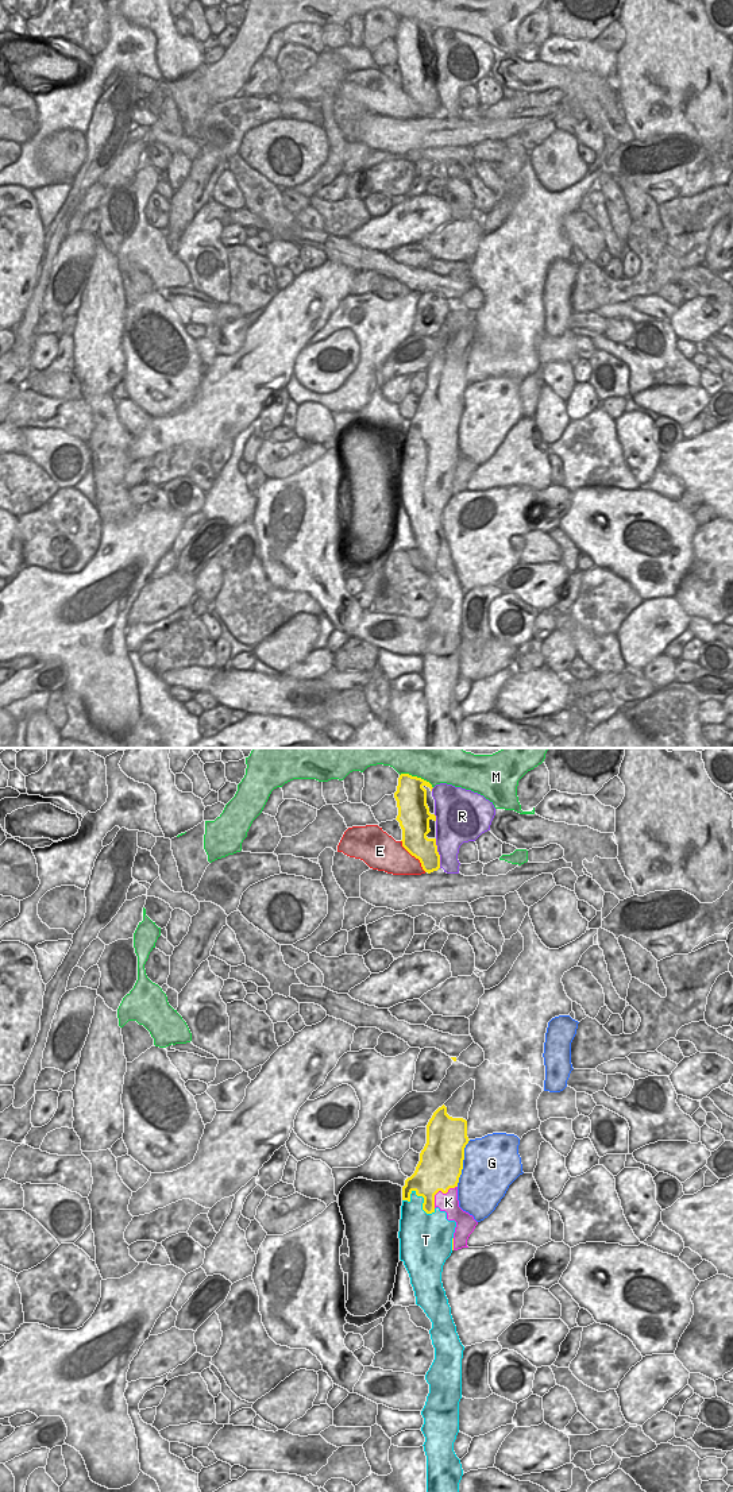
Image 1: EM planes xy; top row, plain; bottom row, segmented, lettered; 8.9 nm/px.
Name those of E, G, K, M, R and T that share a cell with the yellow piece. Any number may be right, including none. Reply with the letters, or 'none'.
T

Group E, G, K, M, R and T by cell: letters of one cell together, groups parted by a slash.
E / G / K R / M / T

